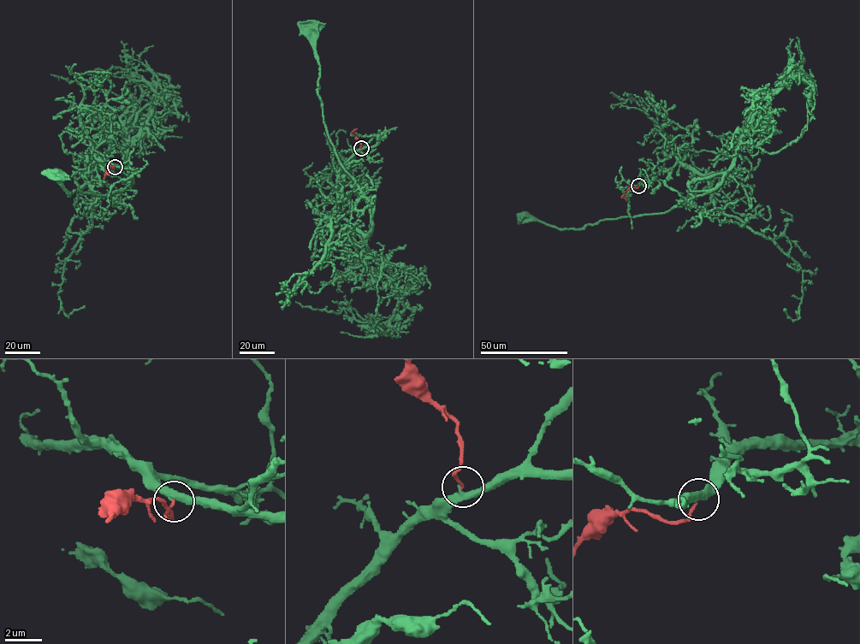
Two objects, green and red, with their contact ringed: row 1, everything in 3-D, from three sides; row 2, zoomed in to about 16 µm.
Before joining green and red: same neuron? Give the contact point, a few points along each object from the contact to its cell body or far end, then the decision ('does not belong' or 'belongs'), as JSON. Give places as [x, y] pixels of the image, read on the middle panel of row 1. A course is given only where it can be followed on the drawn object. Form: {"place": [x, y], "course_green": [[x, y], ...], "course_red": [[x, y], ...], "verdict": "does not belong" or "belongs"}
{"place": [361, 148], "course_green": [[361, 148], [341, 168], [337, 191], [340, 214], [365, 234], [372, 226], [367, 198], [323, 121], [312, 26]], "course_red": [[361, 148], [353, 131], [350, 133]], "verdict": "belongs"}

